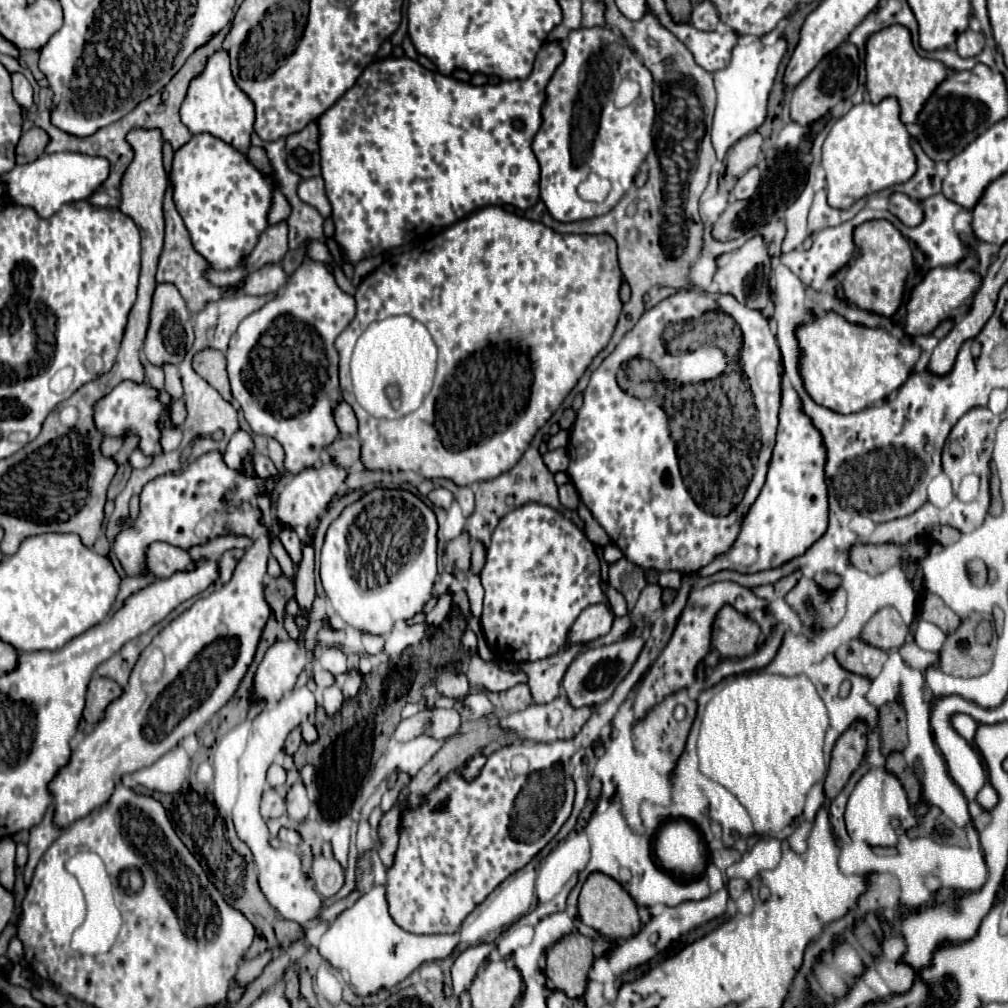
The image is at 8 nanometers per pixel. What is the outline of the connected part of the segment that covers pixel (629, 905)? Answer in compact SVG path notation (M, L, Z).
M591 873L587 877L579 895L579 919L613 941L625 941L627 937L633 937L635 933L639 933L641 929L637 905L631 899L631 895L615 879L603 873Z

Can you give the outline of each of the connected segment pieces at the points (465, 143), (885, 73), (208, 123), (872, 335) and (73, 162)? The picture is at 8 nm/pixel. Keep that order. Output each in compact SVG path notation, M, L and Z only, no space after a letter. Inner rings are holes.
M545 43L535 59L533 73L523 81L505 81L499 85L483 85L475 87L469 83L455 81L441 73L431 73L423 69L417 61L407 57L401 59L383 59L371 63L359 77L359 81L319 119L319 147L321 147L321 175L325 177L327 197L333 207L333 223L335 223L335 241L345 249L347 261L357 263L379 255L391 247L399 247L405 243L405 235L411 235L419 227L449 227L455 221L463 219L467 213L485 207L485 205L513 205L519 209L529 209L539 201L539 163L531 151L533 135L541 125L541 105L545 101L545 87L555 73L557 65L563 61L563 47L559 43ZM521 117L525 121L525 129L513 129L513 119Z
M891 25L869 37L867 41L867 91L873 103L883 101L885 97L895 97L901 105L901 121L905 125L915 123L919 109L927 103L927 97L935 91L935 85L947 77L947 67L941 61L921 57L911 41L911 33L903 25Z
M225 51L215 53L203 71L203 75L195 77L189 85L187 97L181 107L181 121L187 125L191 135L209 133L241 153L247 153L251 147L253 123L255 123L255 107L251 99L235 85L231 69L229 69L229 55Z
M837 313L813 319L811 325L797 329L801 347L801 375L807 393L815 403L837 413L857 413L877 401L887 399L911 375L921 347L915 341L901 341L881 327L863 327L849 323Z
M63 151L63 153L51 153L35 159L33 163L17 165L13 171L1 177L5 181L7 189L5 193L11 197L13 205L23 205L23 207L33 207L41 217L51 217L63 205L75 203L81 199L87 199L93 195L103 181L109 177L111 165L107 157L91 157L85 153L73 153L73 151Z

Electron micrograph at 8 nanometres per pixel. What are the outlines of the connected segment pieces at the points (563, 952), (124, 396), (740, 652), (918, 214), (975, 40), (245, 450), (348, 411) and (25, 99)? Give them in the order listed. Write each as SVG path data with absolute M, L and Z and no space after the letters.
M571 933L549 949L545 975L567 997L583 997L593 961L593 941L581 933Z
M123 381L117 385L105 399L101 399L95 405L95 425L99 431L105 433L105 437L121 437L129 433L139 435L139 447L145 455L159 455L161 453L161 431L157 429L157 421L169 419L169 409L163 409L163 405L157 399L157 391L151 389L147 383L137 385L133 381Z
M725 605L713 625L713 647L723 657L745 657L757 649L761 629L755 621Z
M893 193L889 199L889 211L897 215L905 225L915 227L923 221L923 207L919 201L913 201L911 197L903 193Z
M967 29L957 39L957 53L961 57L975 57L983 51L983 43L985 43L983 33L975 33L975 31Z
M237 431L233 437L231 437L231 441L229 441L229 445L227 445L227 449L225 449L225 463L231 467L231 469L241 469L241 471L245 471L245 473L249 473L249 475L255 475L253 473L253 467L251 467L251 463L249 463L249 453L253 451L253 441L251 441L251 437L245 433L245 431Z
M341 401L337 405L337 409L335 409L335 423L337 423L341 435L353 435L353 433L357 433L357 417L355 417L355 413L353 413L349 403Z
M21 73L11 75L11 79L13 79L13 97L15 97L15 101L21 105L23 111L29 111L31 105L33 105L33 87L31 87L31 83Z

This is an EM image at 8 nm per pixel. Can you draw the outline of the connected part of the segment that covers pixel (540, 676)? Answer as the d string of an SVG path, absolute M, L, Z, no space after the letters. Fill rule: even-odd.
M575 643L569 649L541 659L533 663L521 663L521 669L527 673L527 685L531 687L535 703L549 703L561 693L563 673L567 673L567 665L583 651L585 645Z

